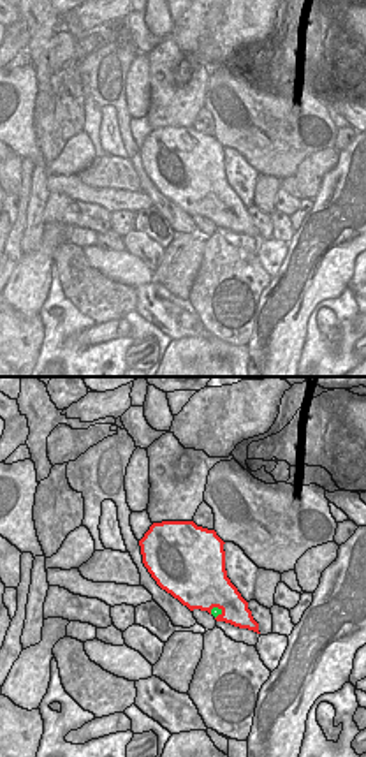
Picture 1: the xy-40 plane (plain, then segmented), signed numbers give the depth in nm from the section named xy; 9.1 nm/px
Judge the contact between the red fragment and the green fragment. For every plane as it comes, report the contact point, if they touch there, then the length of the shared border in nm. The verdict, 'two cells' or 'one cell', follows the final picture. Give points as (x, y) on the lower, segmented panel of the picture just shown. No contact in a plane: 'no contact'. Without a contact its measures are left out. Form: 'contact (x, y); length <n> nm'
contact (222, 611); length 130 nm

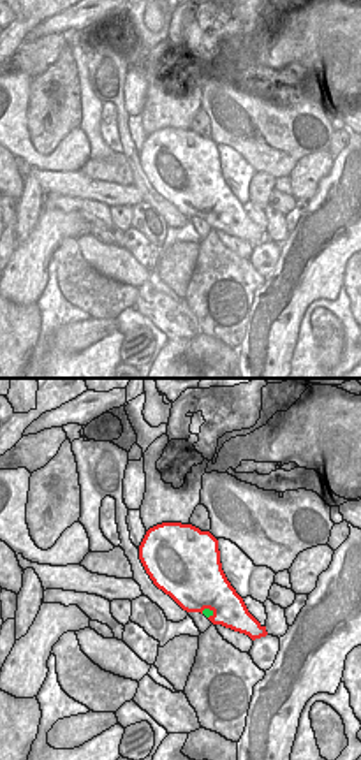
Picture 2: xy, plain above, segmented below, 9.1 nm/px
contact (206, 607); length 130 nm

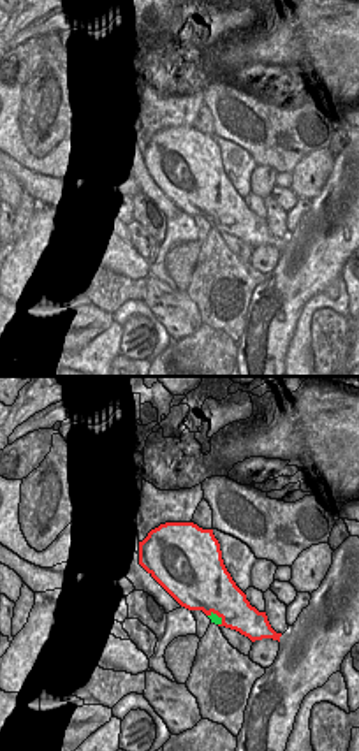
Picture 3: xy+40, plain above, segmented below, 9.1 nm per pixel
contact (217, 614); length 170 nm

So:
one cell

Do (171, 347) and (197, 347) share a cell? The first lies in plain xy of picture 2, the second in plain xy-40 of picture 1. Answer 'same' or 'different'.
same

